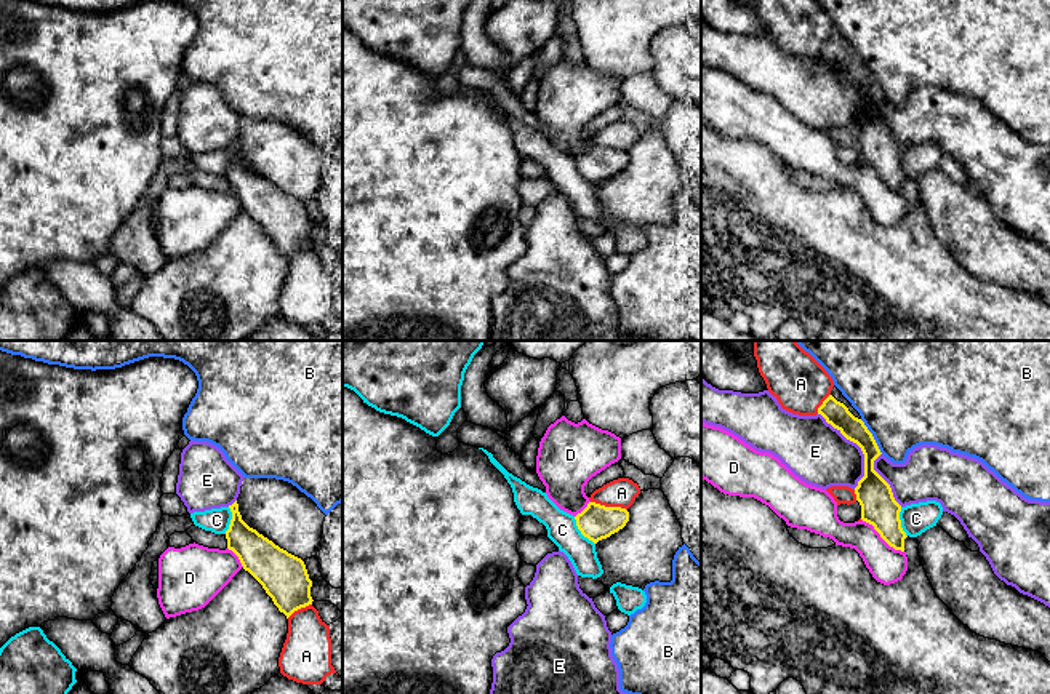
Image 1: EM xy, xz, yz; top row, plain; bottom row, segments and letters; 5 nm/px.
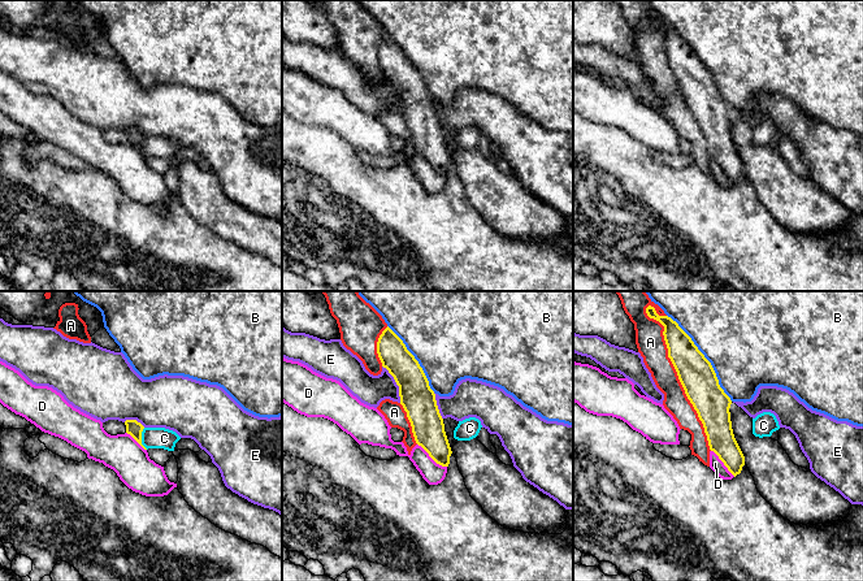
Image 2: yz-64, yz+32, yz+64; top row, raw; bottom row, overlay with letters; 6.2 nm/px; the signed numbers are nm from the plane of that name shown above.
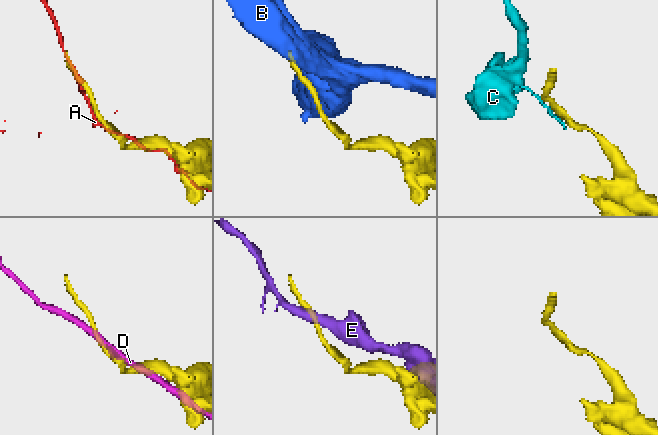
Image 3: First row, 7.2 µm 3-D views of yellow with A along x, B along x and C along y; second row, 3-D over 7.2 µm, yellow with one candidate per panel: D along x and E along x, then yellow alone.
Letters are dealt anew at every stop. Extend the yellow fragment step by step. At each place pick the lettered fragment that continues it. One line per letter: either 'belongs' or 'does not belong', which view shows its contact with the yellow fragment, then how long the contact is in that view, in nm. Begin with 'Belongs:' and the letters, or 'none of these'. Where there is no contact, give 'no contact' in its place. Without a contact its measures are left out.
Belongs: none of these
A: does not belong; contact in xz; length 190 nm
B: does not belong; contact in yz; length 200 nm
C: does not belong; contact in xz; length 180 nm
D: does not belong; contact in yz; length 280 nm
E: does not belong; contact in yz; length 420 nm

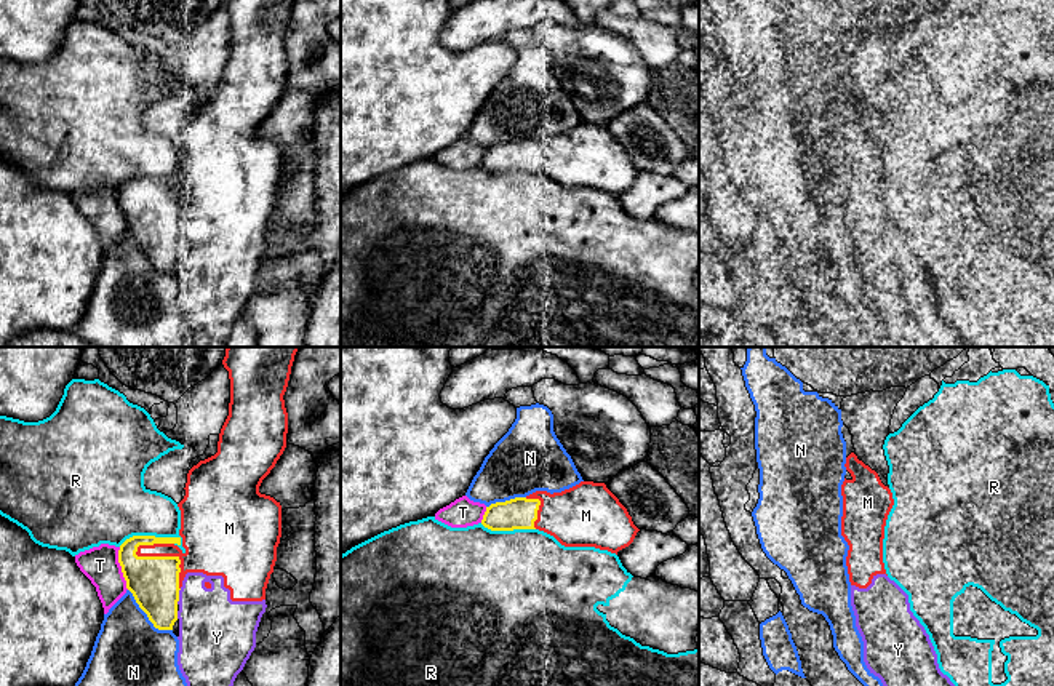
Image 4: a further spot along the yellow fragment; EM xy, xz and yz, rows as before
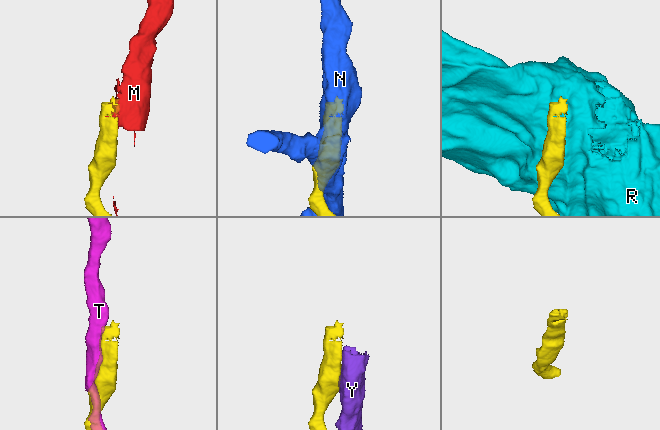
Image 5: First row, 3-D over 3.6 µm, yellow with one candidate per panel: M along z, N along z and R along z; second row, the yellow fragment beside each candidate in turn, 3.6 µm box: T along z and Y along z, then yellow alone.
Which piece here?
Belongs: none of these
M: does not belong; contact in xy; length 300 nm
N: does not belong; contact in xy; length 300 nm
R: does not belong; contact in xy; length 320 nm
T: does not belong; contact in xy; length 220 nm
Y: does not belong; contact in xy; length 80 nm

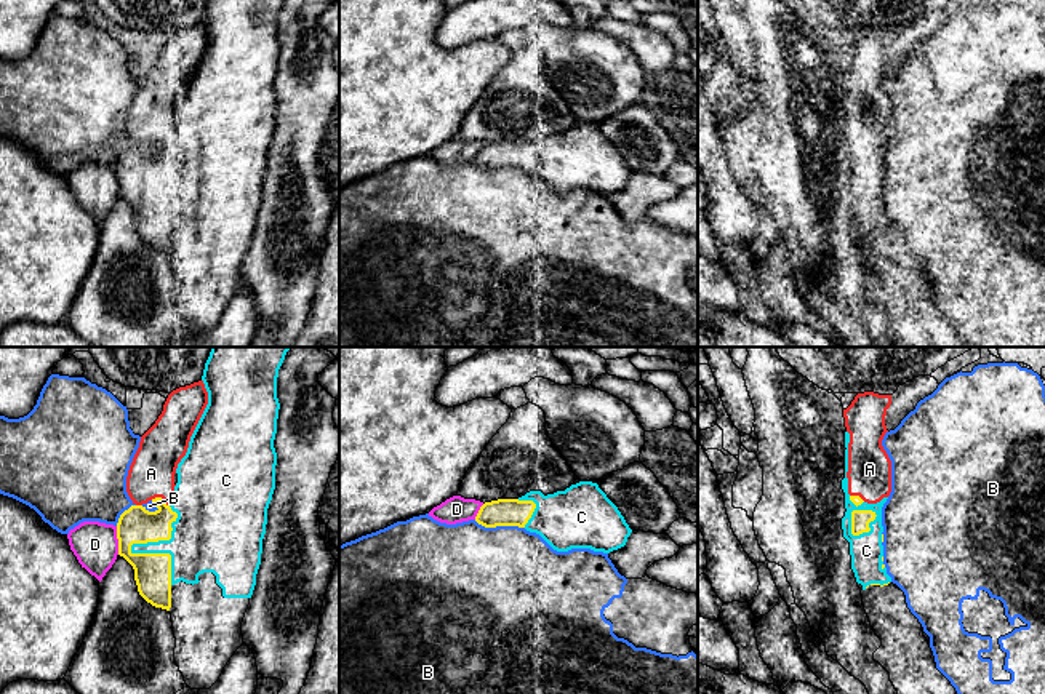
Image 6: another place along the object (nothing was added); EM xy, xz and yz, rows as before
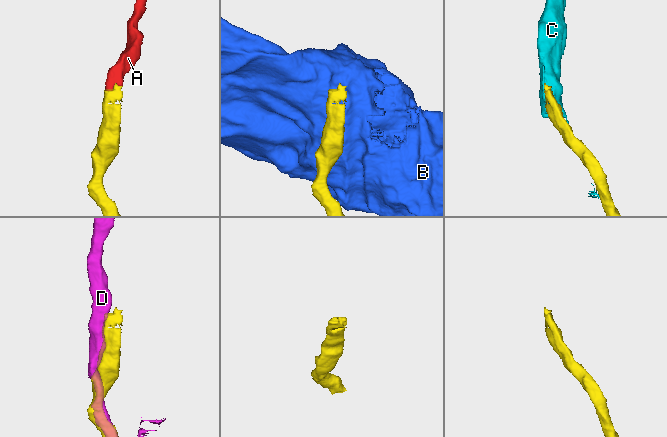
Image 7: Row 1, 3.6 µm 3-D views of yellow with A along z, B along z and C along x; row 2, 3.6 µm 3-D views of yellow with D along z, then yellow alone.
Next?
Belongs: A
A: belongs; contact in xy; length 100 nm
B: does not belong; contact in xz; length 260 nm
C: does not belong; contact in xy; length 400 nm
D: does not belong; contact in xy; length 140 nm

